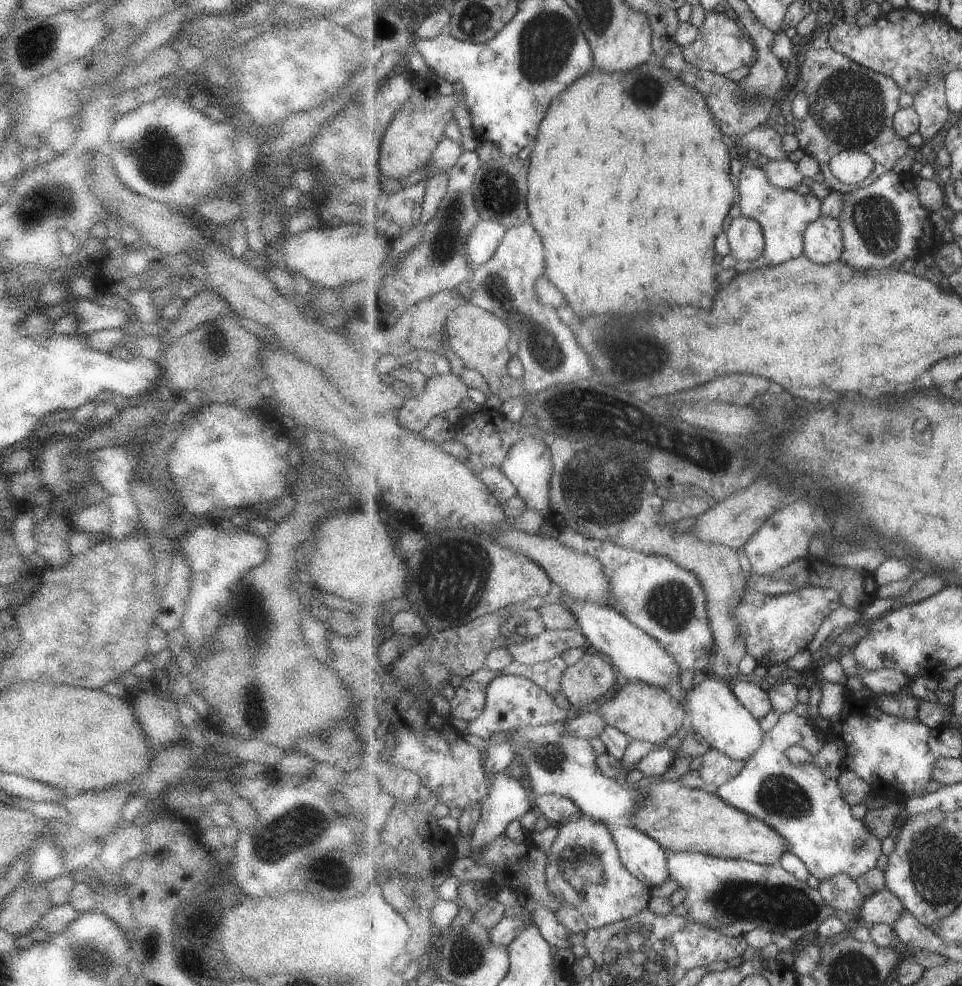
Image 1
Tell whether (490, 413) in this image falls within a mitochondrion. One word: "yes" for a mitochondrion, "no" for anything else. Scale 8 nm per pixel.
no

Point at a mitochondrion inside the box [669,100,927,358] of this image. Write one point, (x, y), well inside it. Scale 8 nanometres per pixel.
(875, 220)

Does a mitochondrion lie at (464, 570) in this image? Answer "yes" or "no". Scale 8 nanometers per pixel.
yes

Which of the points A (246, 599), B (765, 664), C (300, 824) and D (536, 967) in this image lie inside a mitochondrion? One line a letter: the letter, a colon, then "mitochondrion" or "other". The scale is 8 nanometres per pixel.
A: mitochondrion
B: other
C: mitochondrion
D: other

